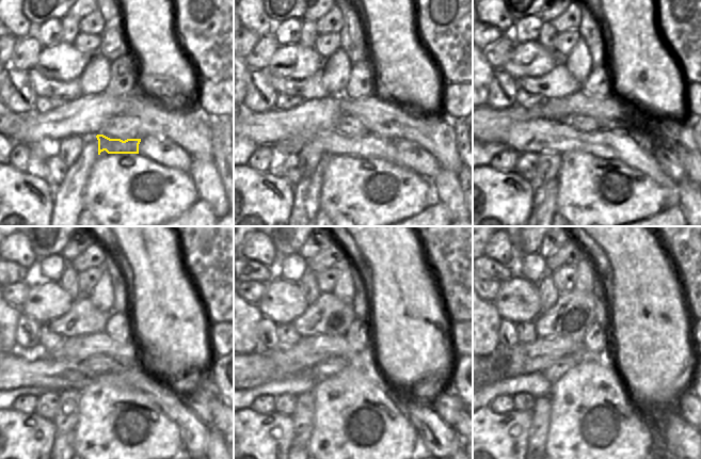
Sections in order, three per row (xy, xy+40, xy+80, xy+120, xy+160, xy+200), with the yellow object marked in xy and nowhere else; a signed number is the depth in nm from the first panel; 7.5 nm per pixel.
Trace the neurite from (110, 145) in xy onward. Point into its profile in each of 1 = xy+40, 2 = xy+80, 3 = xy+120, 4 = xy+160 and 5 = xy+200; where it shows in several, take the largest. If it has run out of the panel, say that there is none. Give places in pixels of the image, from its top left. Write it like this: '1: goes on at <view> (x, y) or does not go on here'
1: goes on at xy+40 (332, 142)
2: goes on at xy+80 (538, 136)
3: goes on at xy+120 (58, 376)
4: goes on at xy+160 (436, 439)
5: goes on at xy+200 (683, 442)

